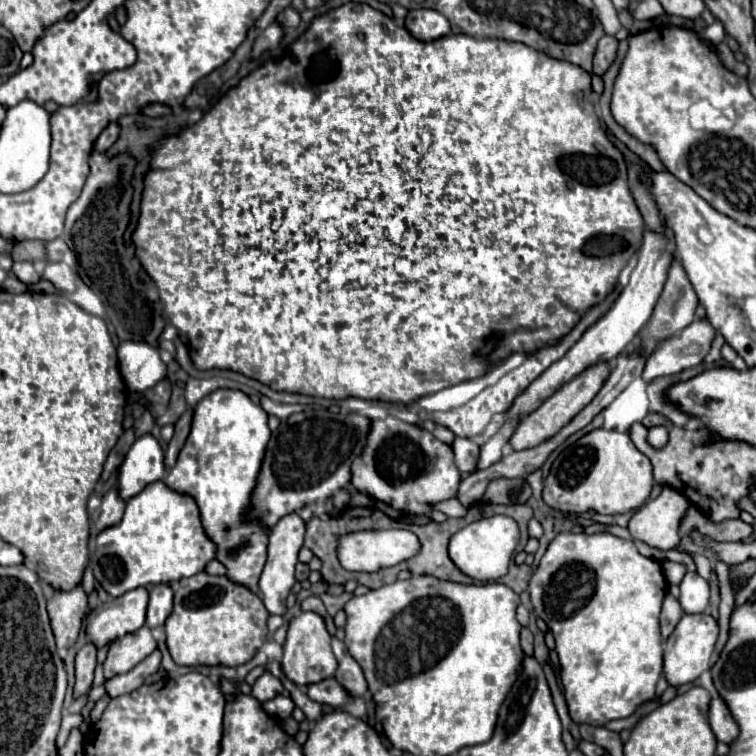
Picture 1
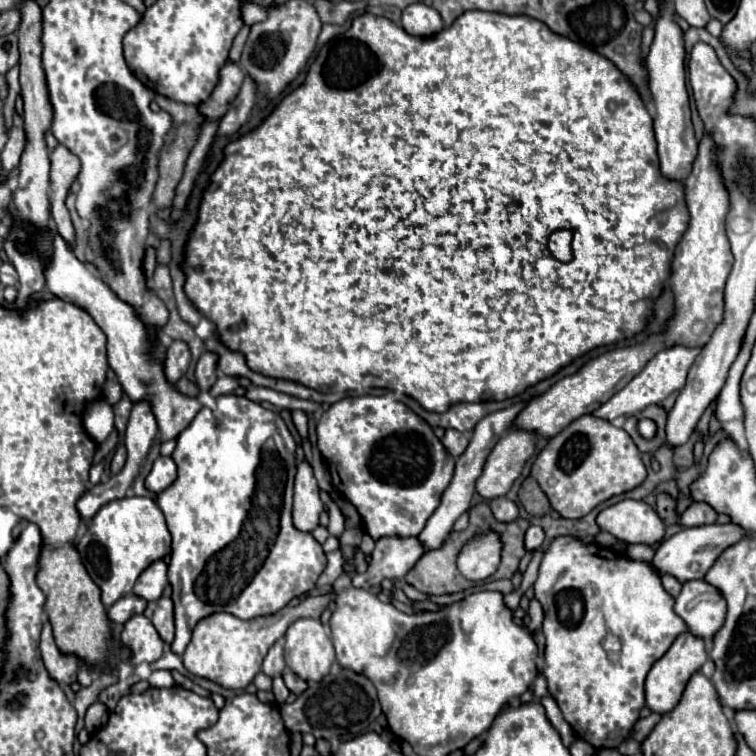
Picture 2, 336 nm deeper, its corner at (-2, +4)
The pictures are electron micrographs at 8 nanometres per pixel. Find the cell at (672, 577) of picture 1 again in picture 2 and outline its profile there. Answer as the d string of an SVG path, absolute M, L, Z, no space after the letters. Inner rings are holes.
M709 524L709 526L697 526L697 528L685 528L681 532L677 532L675 536L671 536L669 540L661 542L661 546L657 548L655 556L653 556L653 568L659 574L671 574L675 576L679 582L689 582L689 580L697 580L703 578L705 572L709 570L709 566L713 566L713 562L717 560L717 556L729 548L731 544L739 542L743 538L743 530L741 526L733 526L733 524Z

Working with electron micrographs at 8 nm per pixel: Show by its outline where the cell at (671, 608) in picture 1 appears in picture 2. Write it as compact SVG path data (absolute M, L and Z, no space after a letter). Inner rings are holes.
M663 574L661 580L663 580L663 588L665 588L673 598L681 592L681 582L677 582L677 578L673 578L671 574Z

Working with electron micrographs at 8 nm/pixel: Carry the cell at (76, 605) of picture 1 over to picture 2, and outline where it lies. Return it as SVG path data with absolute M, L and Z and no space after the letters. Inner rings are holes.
M49 622L43 624L39 648L41 648L43 664L45 664L49 676L55 682L59 682L59 684L73 684L77 680L79 660L75 656L65 656L65 654L59 652L59 648L55 646L53 632L51 632L51 624Z

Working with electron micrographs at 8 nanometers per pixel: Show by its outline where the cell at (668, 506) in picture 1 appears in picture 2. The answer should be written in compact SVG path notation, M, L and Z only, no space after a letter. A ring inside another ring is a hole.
M621 500L599 512L597 524L629 544L657 544L665 536L665 526L657 512L643 500Z

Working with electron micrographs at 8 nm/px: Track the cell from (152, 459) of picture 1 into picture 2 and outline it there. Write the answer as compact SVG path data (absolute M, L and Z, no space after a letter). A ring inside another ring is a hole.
M159 456L155 462L153 462L153 468L151 472L147 474L145 478L145 486L147 490L151 492L163 492L167 486L171 486L177 478L177 466L173 462L173 458L169 456Z

